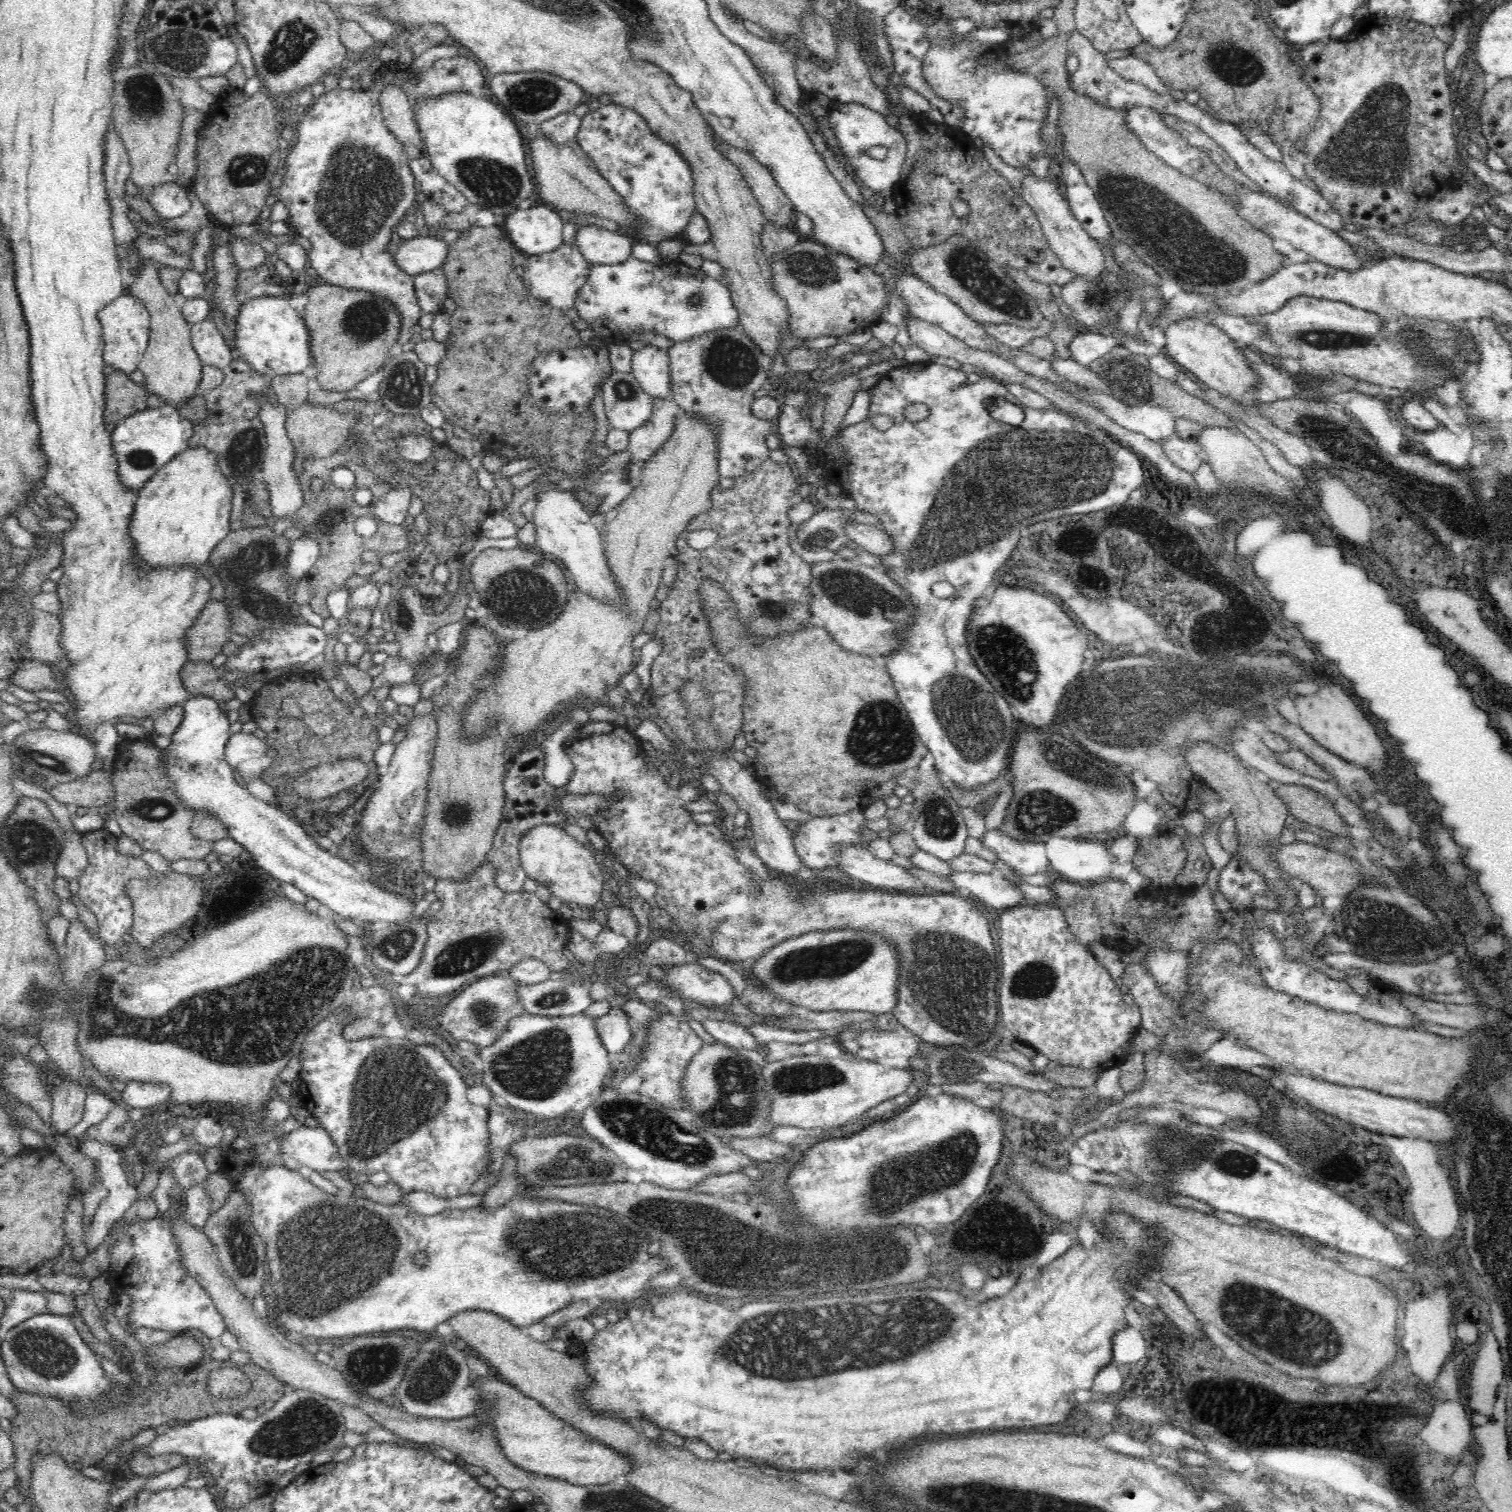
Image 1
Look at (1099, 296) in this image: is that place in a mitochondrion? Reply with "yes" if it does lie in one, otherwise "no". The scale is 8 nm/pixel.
yes

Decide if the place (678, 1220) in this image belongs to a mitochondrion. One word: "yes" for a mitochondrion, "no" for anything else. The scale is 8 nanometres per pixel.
yes

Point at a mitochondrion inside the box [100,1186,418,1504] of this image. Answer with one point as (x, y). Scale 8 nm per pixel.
(341, 1269)

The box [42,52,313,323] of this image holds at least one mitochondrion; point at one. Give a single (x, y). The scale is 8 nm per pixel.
(145, 99)

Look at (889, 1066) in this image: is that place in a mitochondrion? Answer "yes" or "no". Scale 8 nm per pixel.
no

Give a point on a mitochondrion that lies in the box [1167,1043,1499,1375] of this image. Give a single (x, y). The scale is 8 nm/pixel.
(1299, 1335)

